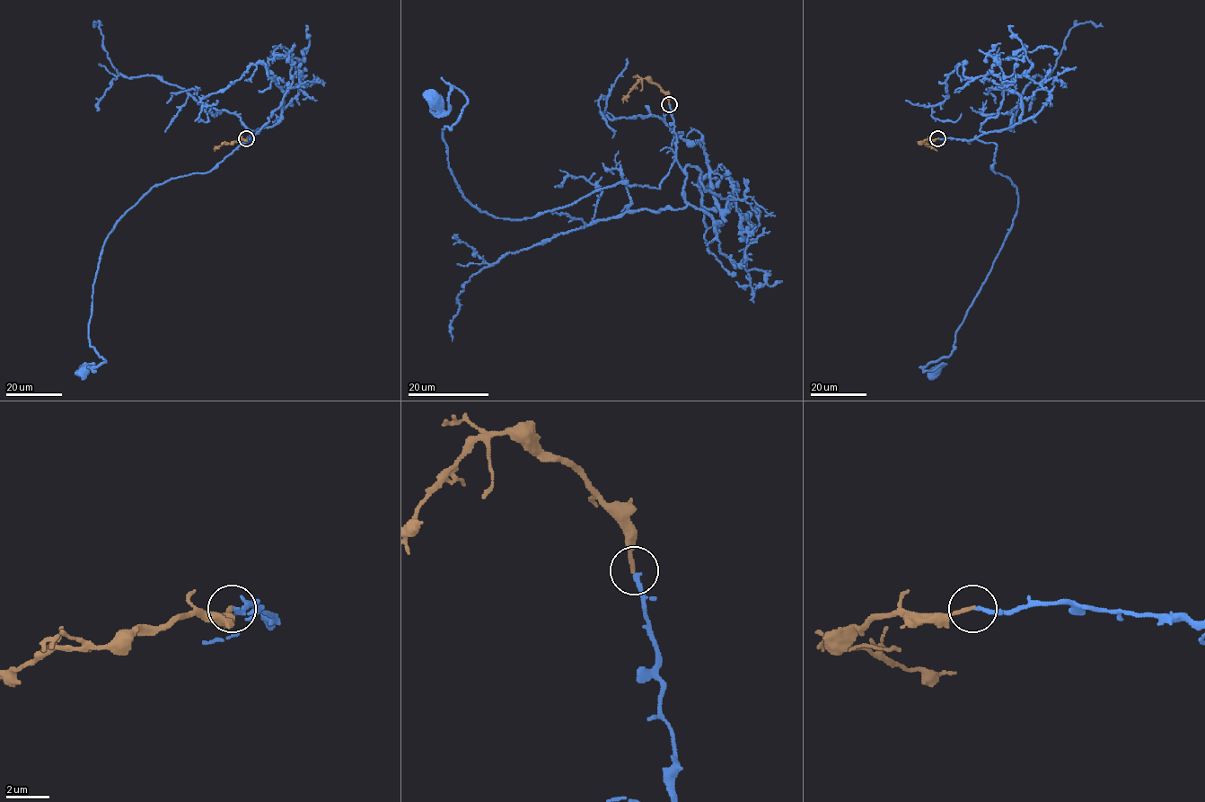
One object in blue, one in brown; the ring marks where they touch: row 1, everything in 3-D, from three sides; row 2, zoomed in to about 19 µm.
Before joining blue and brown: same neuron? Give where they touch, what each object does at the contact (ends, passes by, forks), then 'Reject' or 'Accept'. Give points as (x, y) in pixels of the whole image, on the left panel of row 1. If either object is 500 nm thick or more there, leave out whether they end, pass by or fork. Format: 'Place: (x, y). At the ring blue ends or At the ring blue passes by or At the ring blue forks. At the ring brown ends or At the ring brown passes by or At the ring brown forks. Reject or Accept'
Place: (246, 138). At the ring blue ends. At the ring brown ends. Accept

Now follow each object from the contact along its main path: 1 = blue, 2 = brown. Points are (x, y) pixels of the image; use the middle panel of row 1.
1: (669, 104), (658, 188), (520, 220), (465, 198), (442, 130), (467, 97), (434, 100)
2: (669, 104), (668, 96), (645, 78), (641, 78), (623, 99), (623, 102)

